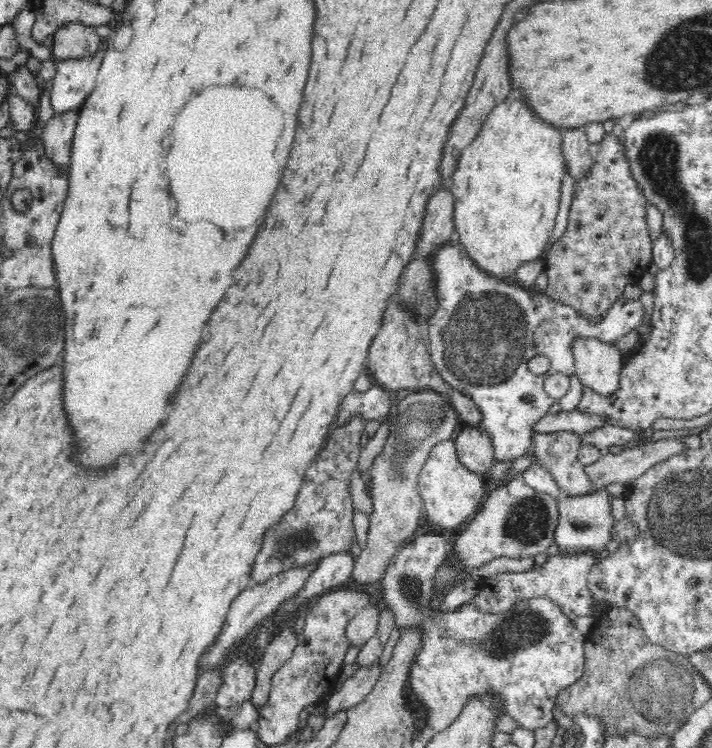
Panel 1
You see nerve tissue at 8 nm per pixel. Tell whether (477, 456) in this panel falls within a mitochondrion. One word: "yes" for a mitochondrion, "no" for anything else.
no

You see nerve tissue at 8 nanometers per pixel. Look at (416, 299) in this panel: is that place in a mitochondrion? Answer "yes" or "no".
yes

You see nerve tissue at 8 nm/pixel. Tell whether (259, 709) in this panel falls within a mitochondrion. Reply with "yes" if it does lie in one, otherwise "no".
no

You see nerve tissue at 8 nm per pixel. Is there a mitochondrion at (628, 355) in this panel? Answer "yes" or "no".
no

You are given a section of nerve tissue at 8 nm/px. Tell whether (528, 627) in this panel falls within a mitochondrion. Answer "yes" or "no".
yes

